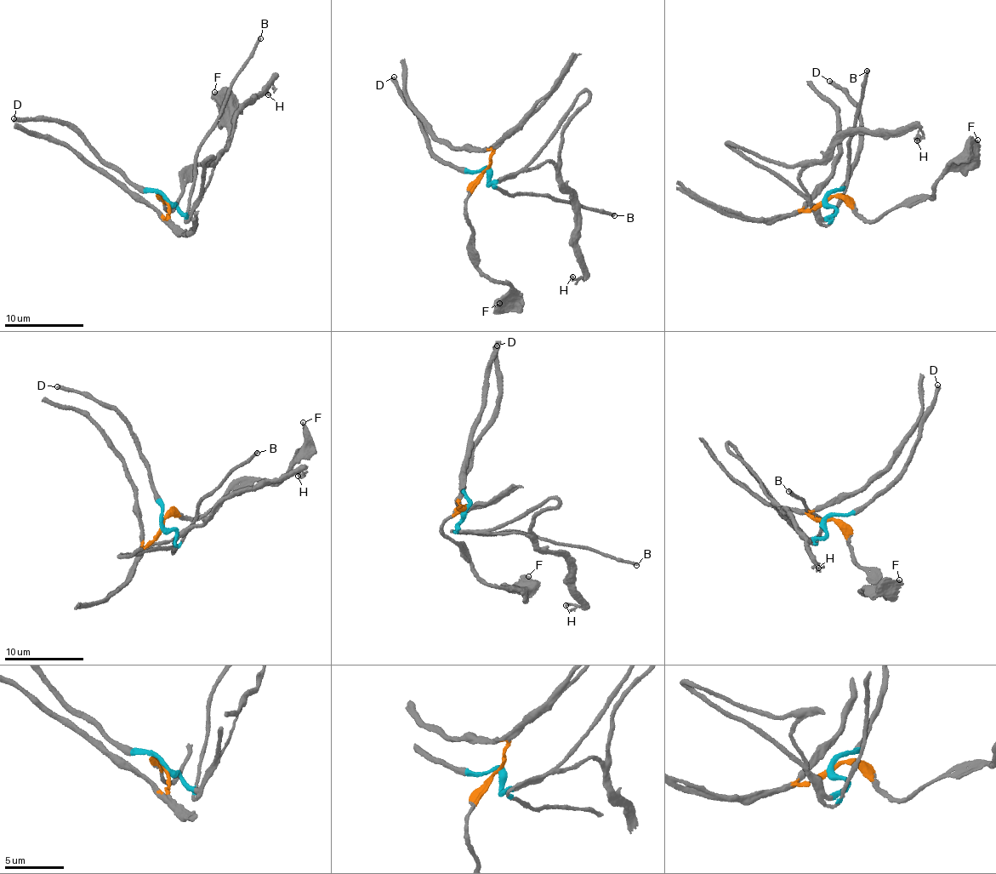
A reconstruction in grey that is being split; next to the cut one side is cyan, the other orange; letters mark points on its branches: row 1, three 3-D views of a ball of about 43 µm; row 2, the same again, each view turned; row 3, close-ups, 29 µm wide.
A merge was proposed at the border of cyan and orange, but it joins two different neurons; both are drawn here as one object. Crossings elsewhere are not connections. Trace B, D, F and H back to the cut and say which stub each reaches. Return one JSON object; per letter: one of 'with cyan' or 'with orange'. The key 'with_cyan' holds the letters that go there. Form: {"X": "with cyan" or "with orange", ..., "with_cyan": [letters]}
{"B": "with cyan", "D": "with cyan", "F": "with orange", "H": "with cyan", "with_cyan": ["B", "D", "H"]}

